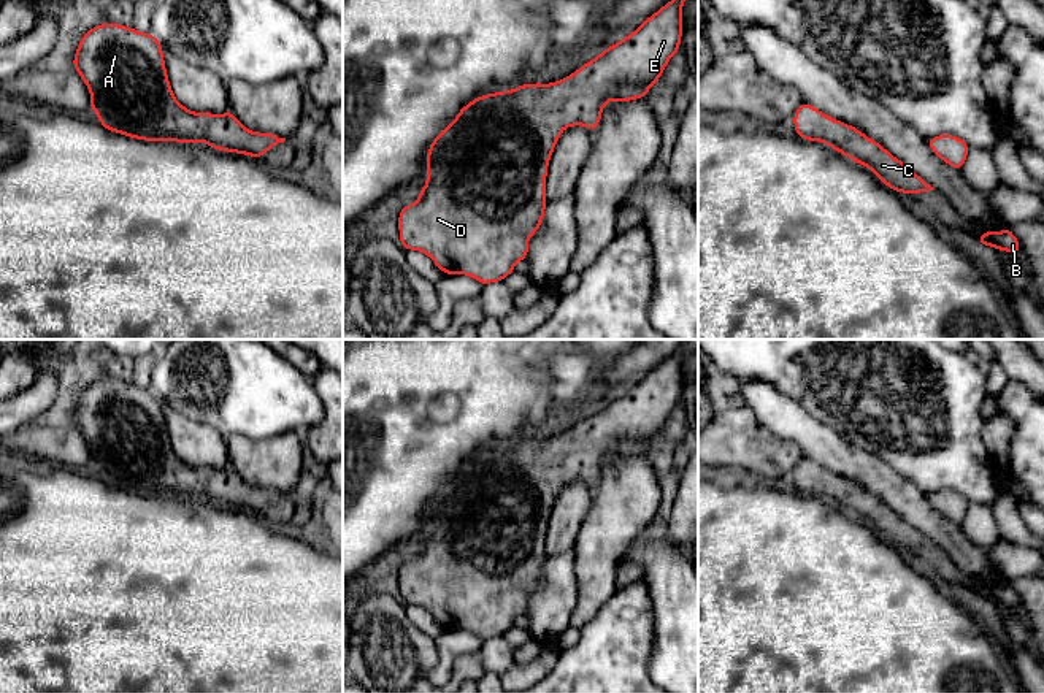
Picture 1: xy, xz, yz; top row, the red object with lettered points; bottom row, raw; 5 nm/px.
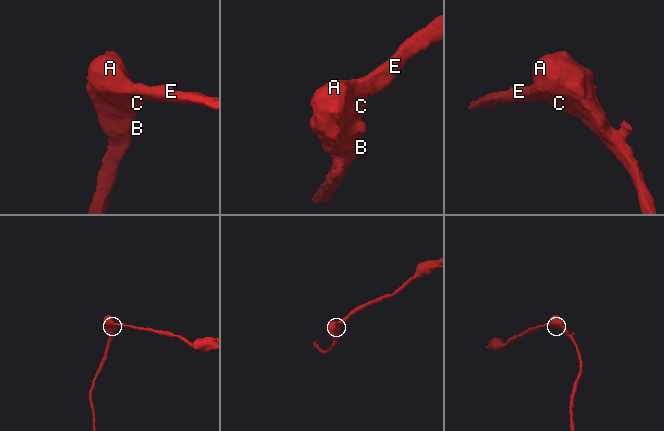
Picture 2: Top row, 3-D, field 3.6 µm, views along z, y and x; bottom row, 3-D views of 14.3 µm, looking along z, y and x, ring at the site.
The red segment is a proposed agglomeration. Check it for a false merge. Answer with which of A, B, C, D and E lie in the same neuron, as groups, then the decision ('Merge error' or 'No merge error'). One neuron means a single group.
Groups: A B C D E. No merge error

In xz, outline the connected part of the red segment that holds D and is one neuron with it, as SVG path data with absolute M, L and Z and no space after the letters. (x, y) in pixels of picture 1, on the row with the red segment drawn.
M670 0L628 36L560 81L522 84L512 90L476 97L465 105L430 143L425 159L427 182L419 200L405 205L398 216L400 244L427 254L444 274L466 274L482 285L501 282L514 273L516 263L527 260L528 239L544 220L547 167L562 132L573 125L592 132L600 124L606 101L631 101L649 95L649 87L662 78L670 59L679 52L684 2Z

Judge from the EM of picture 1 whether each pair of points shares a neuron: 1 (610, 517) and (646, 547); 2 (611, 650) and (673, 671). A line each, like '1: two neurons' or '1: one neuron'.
1: two neurons
2: two neurons

